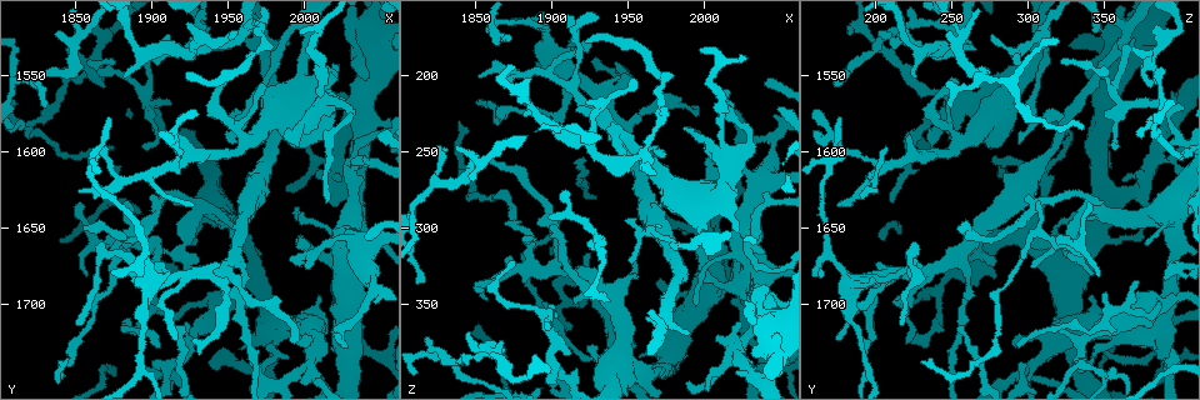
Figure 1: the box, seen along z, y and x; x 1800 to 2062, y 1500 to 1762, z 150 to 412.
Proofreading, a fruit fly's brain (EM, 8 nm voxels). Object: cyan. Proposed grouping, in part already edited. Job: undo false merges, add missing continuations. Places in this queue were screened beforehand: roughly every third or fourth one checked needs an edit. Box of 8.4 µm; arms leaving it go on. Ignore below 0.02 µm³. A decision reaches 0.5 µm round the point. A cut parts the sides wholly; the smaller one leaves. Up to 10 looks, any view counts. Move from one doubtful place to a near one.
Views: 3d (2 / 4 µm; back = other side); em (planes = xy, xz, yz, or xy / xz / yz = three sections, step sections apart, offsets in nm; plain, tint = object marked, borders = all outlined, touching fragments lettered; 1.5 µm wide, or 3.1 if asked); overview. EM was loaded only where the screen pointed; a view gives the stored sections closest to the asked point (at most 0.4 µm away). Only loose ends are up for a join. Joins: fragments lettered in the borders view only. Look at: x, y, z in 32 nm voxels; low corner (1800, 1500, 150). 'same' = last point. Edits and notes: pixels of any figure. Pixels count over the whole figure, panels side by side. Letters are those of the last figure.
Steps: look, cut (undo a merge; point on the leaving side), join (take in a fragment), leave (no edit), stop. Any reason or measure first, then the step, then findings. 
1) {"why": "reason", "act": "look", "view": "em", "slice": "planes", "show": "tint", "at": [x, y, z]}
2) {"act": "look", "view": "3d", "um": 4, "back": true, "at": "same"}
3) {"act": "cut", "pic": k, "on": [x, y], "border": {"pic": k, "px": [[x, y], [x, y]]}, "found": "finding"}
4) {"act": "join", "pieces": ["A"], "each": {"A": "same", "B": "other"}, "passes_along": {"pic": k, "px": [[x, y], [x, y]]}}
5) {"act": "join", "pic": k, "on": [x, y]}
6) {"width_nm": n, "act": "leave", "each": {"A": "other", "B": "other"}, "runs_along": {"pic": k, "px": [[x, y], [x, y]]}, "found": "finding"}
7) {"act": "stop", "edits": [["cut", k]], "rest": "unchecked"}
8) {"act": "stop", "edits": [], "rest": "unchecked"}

{"why": "tapers out", "act": "look", "view": "3d", "um": 2, "at": [1880, 1552, 226]}

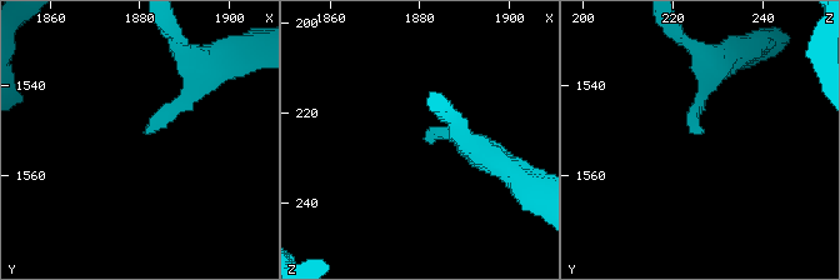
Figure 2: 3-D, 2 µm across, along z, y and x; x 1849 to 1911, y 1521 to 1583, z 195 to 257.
{"act": "look", "view": "em", "slice": "planes", "show": "borders", "at": [1882, 1550, 226]}

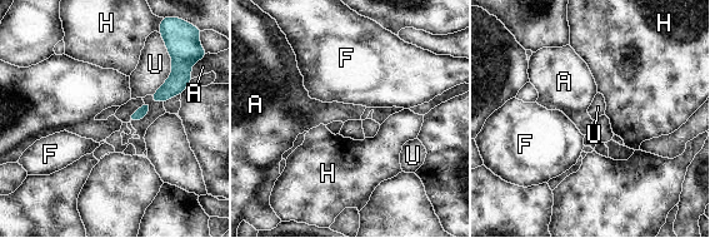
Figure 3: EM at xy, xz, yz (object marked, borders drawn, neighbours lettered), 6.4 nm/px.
{"longest_contact_nm": ["U", 400], "act": "leave", "each": {"A": "other", "F": "other", "H": "other", "U": "other"}, "found": "none of them fits"}

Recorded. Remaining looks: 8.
{"why": "branch stops here", "act": "look", "view": "em", "slice": "yz", "step": 8, "show": "borders", "at": [1956, 1522, 202]}

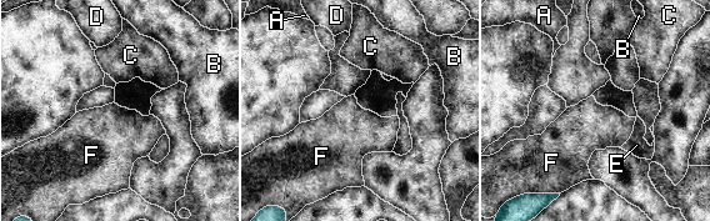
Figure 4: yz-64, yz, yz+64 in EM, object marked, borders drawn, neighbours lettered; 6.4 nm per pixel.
{"act": "look", "view": "em", "slice": "planes", "show": "borders", "at": "same"}

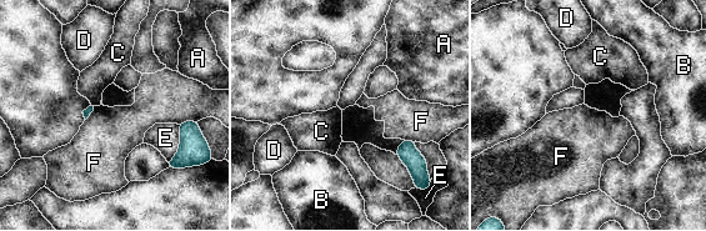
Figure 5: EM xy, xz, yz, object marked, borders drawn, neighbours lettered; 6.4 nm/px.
{"longest_contact_nm": ["E", 260], "act": "leave", "each": {"A": "other", "B": "other", "C": "other", "D": "other", "E": "other", "F": "other"}, "border": {"pic": 5, "px": [[98, 106], [85, 120]]}, "found": "no lettered fragment goes on from it"}

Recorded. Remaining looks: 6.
{"why": "branch stops here", "act": "look", "view": "3d", "um": 2, "at": [1926, 1714, 316]}

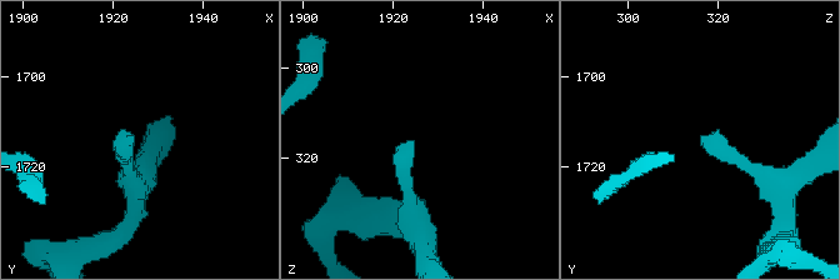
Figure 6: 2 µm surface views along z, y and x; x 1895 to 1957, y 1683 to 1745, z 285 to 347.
{"why": "now the EM", "act": "look", "view": "em", "slice": "planes", "show": "borders", "at": [1923, 1714, 316]}

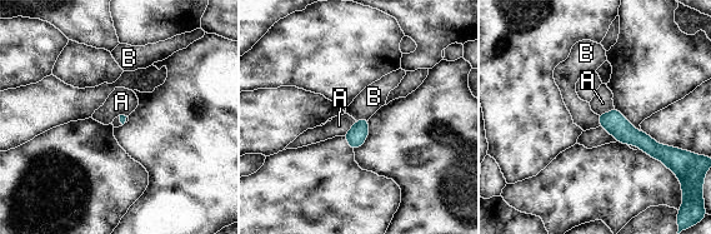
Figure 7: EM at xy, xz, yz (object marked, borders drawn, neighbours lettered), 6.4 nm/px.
{"act": "join", "pieces": ["B"], "each": {"A": "other", "B": "same"}, "found": "it goes on there"}

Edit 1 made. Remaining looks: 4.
{"why": "three-way junction", "act": "look", "view": "3d", "um": 2, "at": [2028, 1614, 308]}

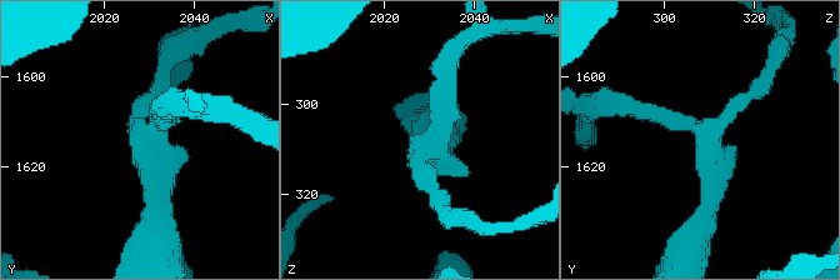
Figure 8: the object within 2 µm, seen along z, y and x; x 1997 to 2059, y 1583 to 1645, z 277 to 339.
{"arms": 3, "act": "look", "view": "em", "slice": "xy", "step": 8, "show": "tint", "at": [2029, 1614, 310]}

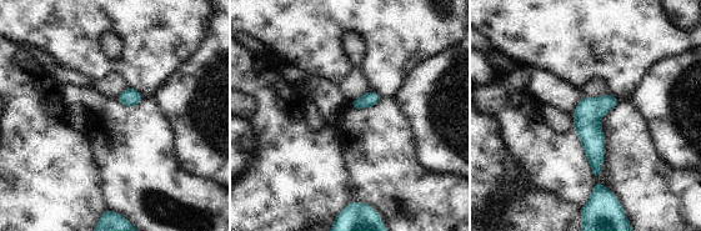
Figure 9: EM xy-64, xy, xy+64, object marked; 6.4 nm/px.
{"why": "another direction", "act": "look", "view": "em", "slice": "planes", "show": "borders", "at": "same"}

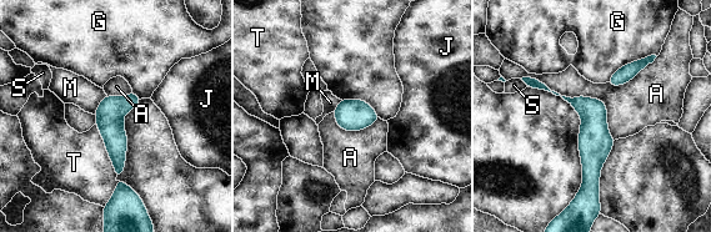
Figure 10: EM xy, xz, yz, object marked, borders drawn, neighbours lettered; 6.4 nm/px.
{"act": "leave", "each": {"A": "other", "G": "other", "J": "other", "M": "other", "S": "other", "T": "other"}, "runs_along": {"pic": 10, "px": [[529, 80], [591, 117], [589, 191]]}, "found": "continuous, no second neuron"}

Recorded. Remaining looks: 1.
{"act": "stop", "edits": [["join", 7]], "rest": "unchecked"}

